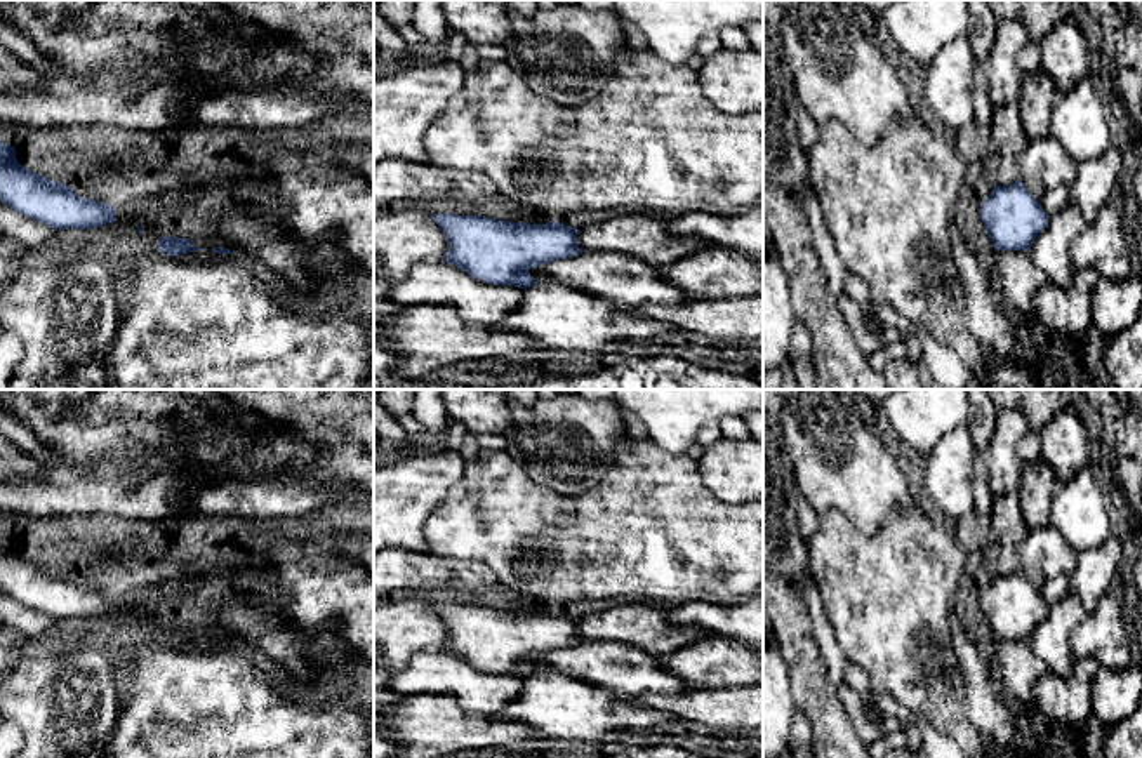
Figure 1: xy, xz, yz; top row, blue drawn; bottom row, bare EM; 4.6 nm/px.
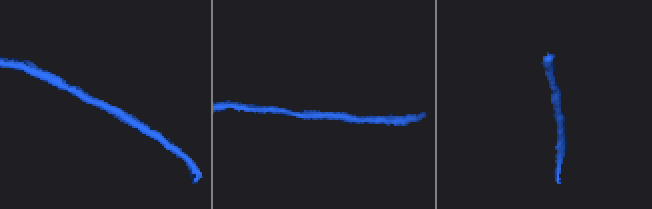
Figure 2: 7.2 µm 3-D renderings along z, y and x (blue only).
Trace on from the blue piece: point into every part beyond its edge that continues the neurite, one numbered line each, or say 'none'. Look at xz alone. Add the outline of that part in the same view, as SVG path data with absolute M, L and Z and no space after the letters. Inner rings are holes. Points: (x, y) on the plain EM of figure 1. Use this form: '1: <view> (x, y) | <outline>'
none

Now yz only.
none

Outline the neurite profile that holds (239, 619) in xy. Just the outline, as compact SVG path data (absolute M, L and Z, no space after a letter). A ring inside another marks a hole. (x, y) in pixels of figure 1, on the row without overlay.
M236 589L219 610L219 624L224 638L243 640L259 648L299 683L304 683L313 671L313 662L318 659L316 648L327 647L327 643L308 640L302 631L249 603Z

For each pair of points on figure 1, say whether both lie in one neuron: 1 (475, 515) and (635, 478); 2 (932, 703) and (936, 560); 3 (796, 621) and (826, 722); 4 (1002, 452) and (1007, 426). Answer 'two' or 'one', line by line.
1: one
2: one
3: one
4: one

